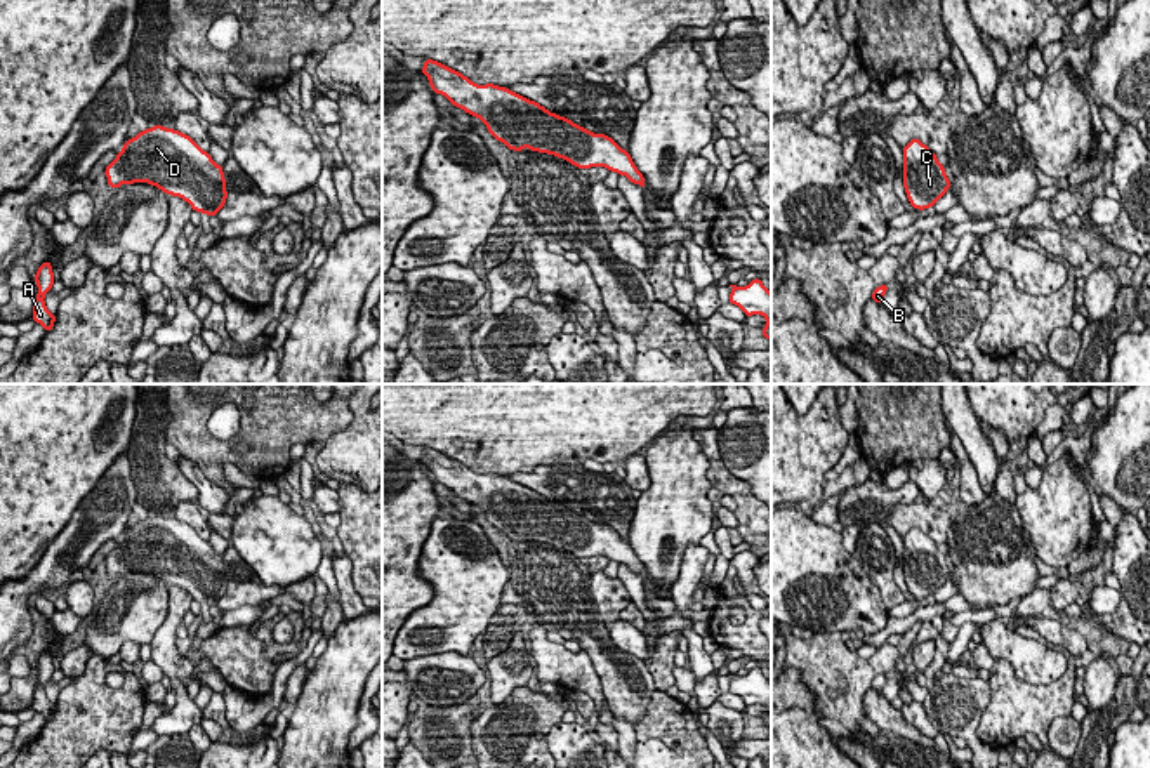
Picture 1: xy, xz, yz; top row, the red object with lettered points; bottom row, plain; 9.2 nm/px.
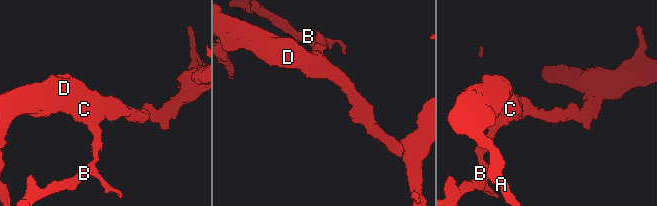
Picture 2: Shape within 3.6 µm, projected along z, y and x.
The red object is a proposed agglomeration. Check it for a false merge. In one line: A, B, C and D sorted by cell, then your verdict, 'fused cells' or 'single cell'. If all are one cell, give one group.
A B C D; single cell

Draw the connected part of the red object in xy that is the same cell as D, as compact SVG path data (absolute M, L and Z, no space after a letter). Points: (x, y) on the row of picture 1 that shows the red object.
M153 125L129 139L108 163L104 175L111 189L148 182L210 217L219 214L228 198L222 165L193 137L163 125Z

